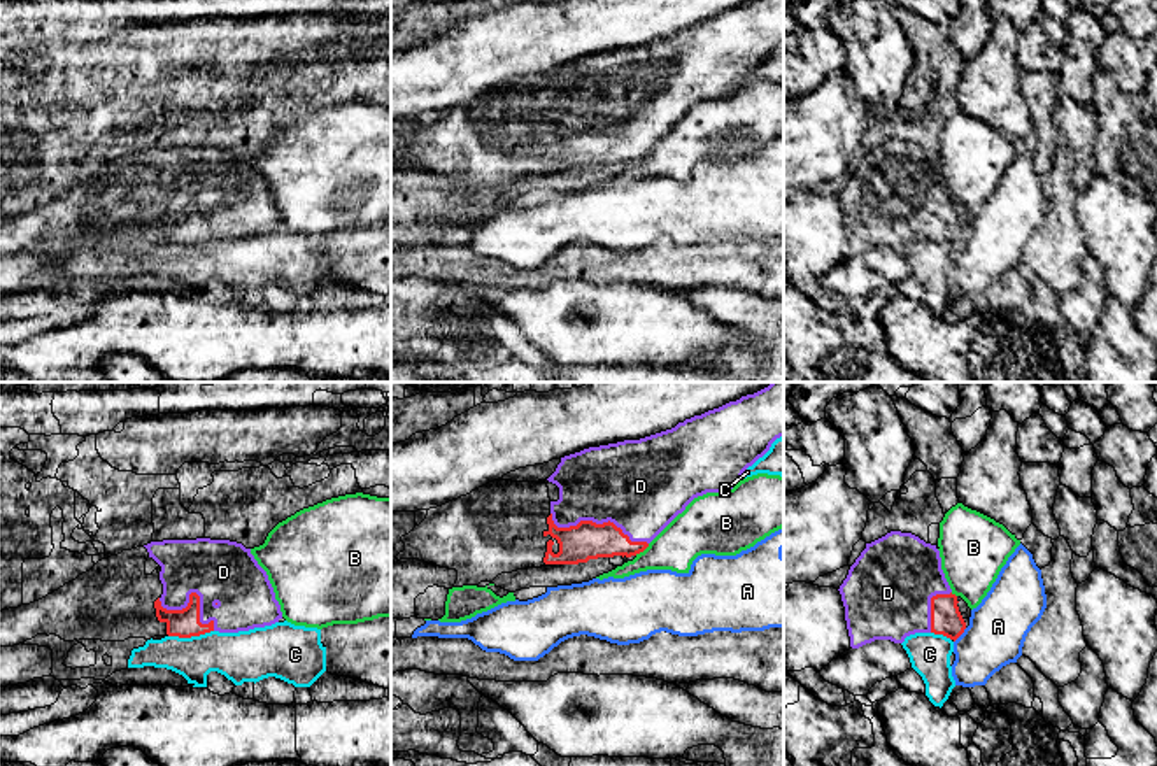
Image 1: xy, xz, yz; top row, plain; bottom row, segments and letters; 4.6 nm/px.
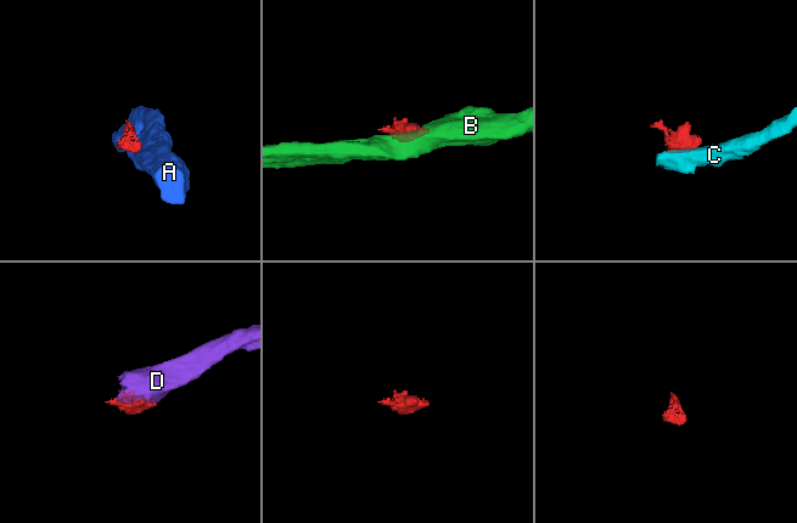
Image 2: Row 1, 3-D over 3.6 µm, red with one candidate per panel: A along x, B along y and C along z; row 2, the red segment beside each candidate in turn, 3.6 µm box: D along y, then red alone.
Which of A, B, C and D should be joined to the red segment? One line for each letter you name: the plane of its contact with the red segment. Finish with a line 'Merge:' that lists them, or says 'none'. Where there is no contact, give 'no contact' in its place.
D: xz
Merge: D

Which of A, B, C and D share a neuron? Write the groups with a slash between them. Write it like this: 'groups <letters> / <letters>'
groups A / B / C / D

